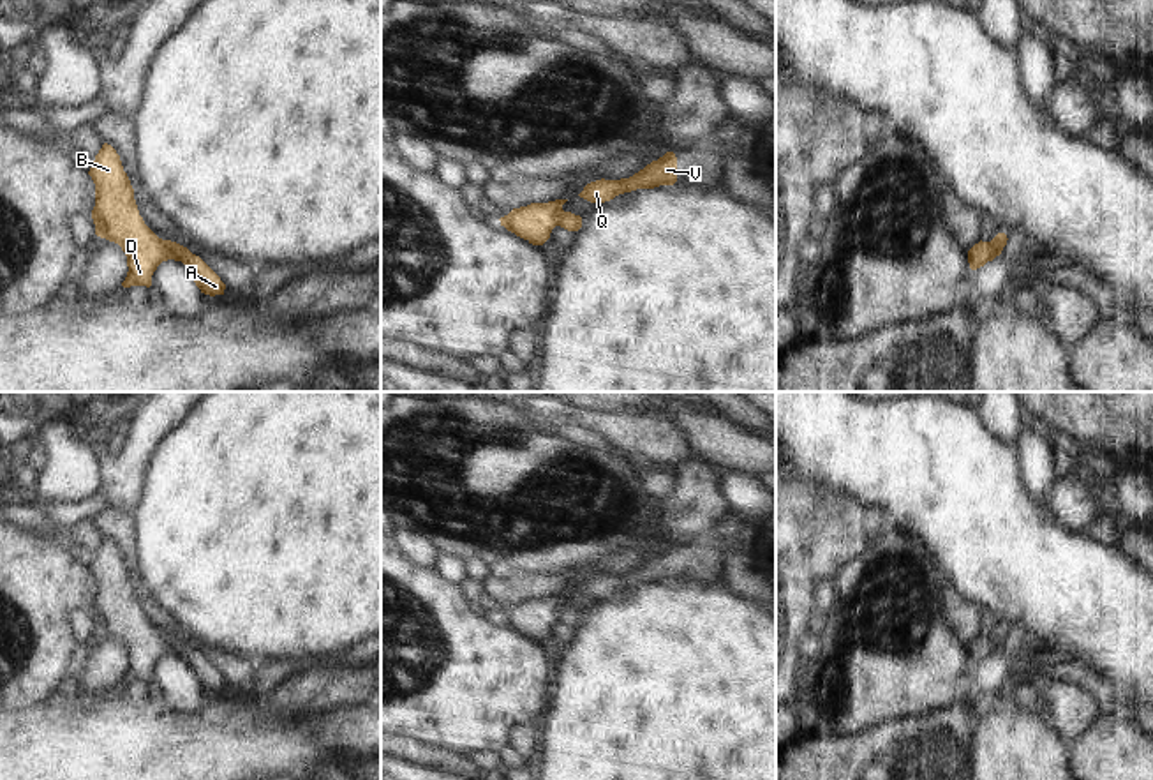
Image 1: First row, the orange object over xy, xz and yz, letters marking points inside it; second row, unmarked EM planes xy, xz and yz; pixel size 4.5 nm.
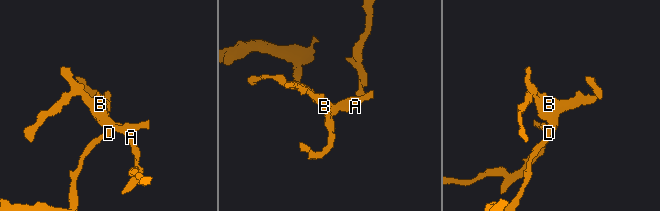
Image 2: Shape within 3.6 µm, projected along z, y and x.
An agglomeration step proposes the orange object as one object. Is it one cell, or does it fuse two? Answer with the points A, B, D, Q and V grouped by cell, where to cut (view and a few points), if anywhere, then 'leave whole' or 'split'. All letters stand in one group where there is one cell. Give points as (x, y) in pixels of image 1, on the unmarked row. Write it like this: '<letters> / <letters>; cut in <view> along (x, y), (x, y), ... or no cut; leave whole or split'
A / B D Q V; cut in xy along (163, 636), (182, 655); split

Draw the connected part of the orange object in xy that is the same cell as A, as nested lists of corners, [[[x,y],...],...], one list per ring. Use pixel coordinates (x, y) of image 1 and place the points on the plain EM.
[[[171,635],[164,637],[173,646],[173,649],[176,649],[187,662],[189,669],[192,671],[201,688],[210,692],[224,690],[226,679],[199,651],[192,649],[187,642],[176,637]]]

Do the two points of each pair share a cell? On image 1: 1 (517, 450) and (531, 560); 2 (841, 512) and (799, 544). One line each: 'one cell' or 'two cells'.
1: one cell
2: one cell

